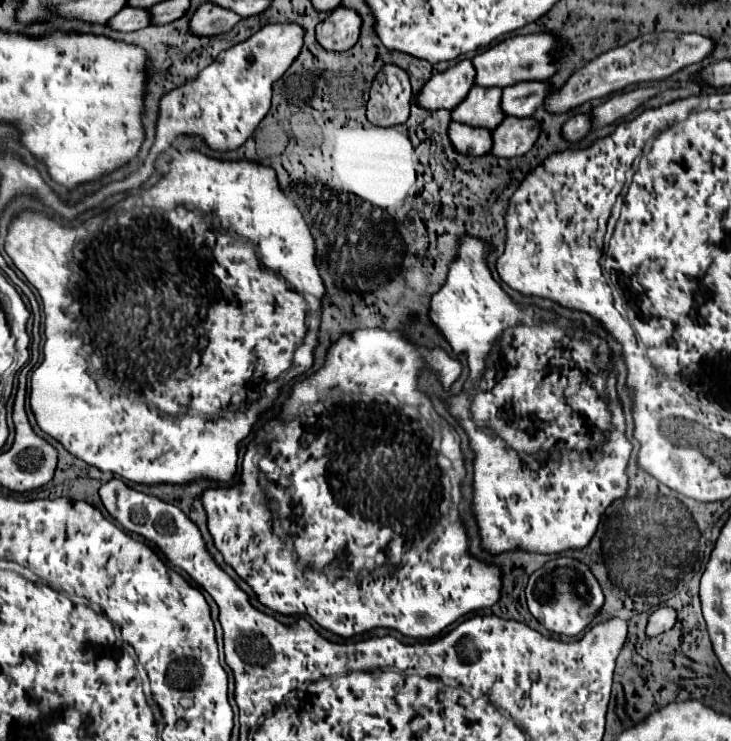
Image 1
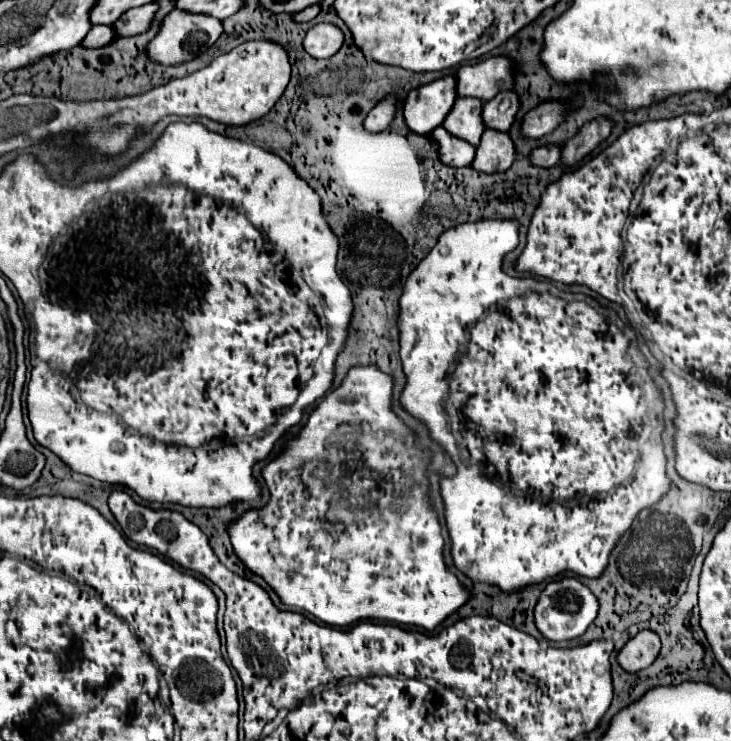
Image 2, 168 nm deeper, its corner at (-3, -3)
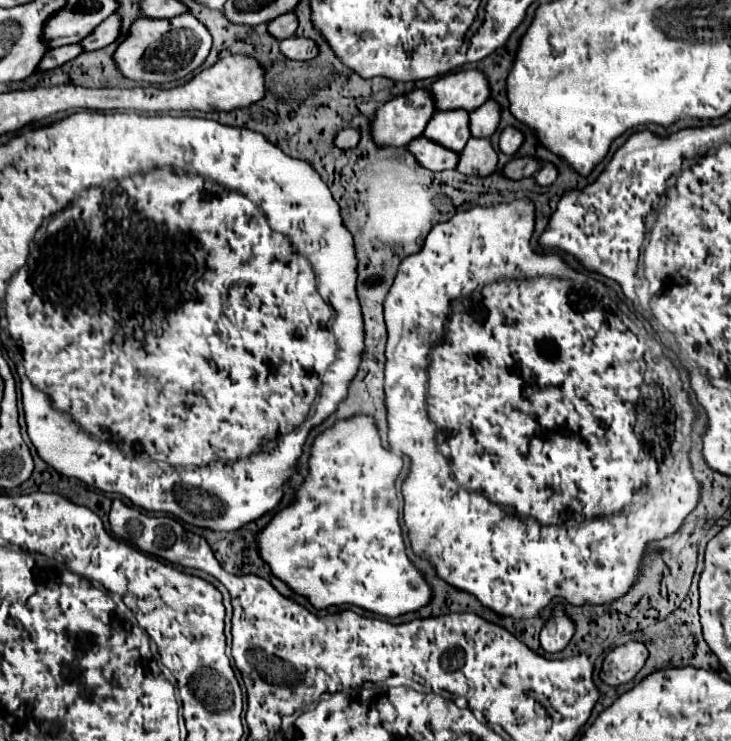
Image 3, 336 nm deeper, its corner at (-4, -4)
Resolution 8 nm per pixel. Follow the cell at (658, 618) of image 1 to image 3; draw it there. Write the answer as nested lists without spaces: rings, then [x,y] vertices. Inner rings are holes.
[[[629,641],[615,647],[603,661],[599,679],[607,685],[629,683],[647,661],[647,649],[641,641]]]

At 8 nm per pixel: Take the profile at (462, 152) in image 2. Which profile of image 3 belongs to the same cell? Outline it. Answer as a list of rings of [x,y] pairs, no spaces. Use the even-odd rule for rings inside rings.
[[[417,137],[407,145],[407,149],[413,153],[415,161],[429,169],[429,171],[445,171],[445,169],[455,169],[459,163],[459,155],[441,147],[435,141],[429,141],[425,137]]]

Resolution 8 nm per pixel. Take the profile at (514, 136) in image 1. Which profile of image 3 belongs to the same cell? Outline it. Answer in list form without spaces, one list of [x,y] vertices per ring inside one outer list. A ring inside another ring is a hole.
[[[469,139],[459,153],[459,165],[455,169],[465,175],[487,177],[497,169],[497,153],[487,139]]]

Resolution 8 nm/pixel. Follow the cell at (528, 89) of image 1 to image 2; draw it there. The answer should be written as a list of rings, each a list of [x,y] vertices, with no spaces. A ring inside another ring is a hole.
[[[508,90],[508,92],[500,92],[498,96],[494,96],[484,104],[482,118],[486,128],[508,132],[516,120],[518,110],[520,110],[520,98],[514,90]]]

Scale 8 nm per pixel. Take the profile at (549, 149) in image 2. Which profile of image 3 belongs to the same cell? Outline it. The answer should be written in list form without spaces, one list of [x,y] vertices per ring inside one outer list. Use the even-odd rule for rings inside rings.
[[[519,157],[519,159],[511,159],[503,169],[503,177],[507,179],[523,179],[529,175],[535,175],[541,169],[541,163],[537,159],[531,157]]]

